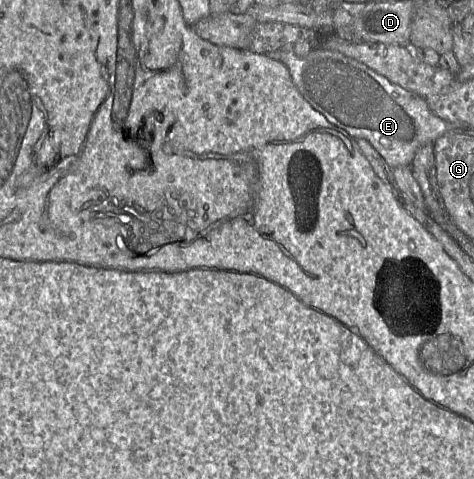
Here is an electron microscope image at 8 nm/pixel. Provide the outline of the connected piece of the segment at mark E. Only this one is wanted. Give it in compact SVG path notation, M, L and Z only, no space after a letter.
M282 48L266 54L287 66L295 86L316 111L352 138L367 140L391 169L399 166L411 167L416 152L422 146L434 144L447 131L457 127L437 117L421 96L390 82L363 63L337 51L316 48L306 57L298 57L293 48Z

